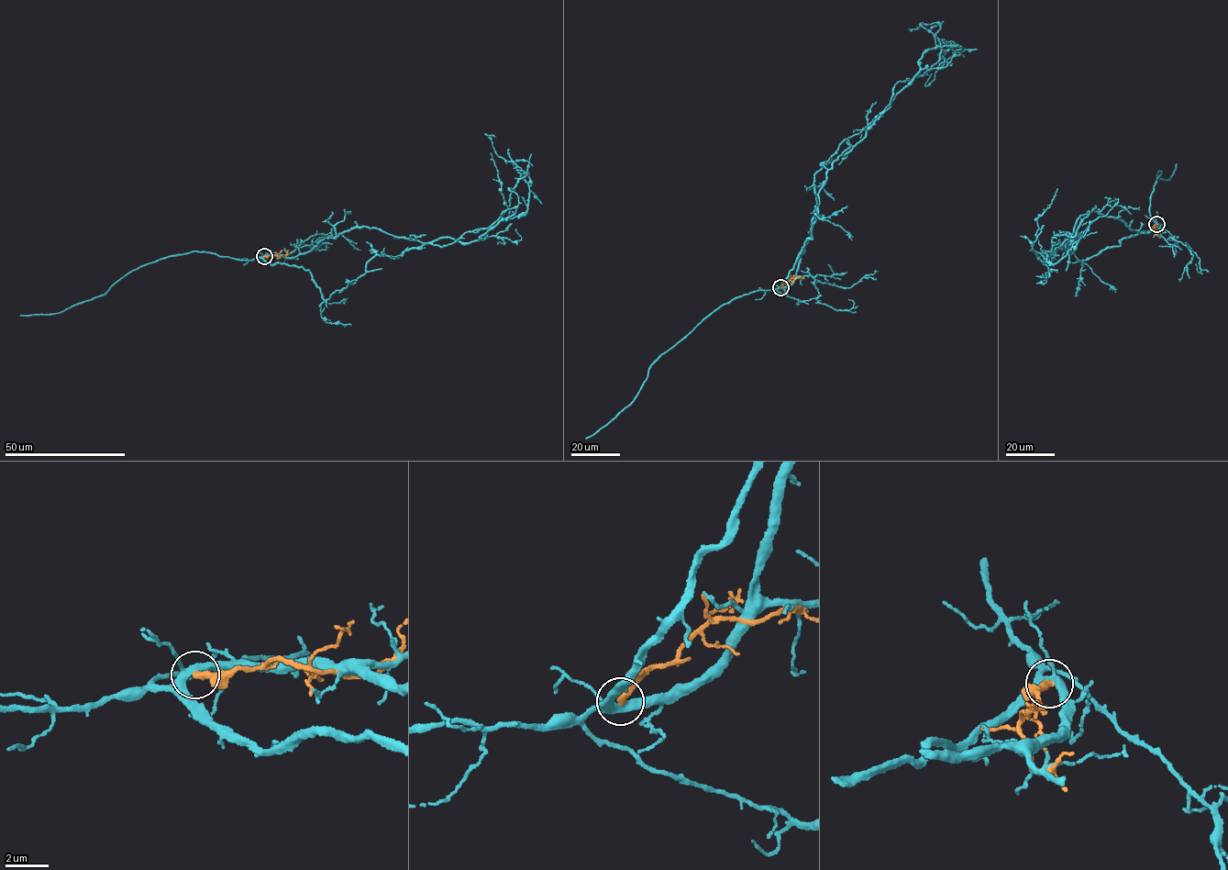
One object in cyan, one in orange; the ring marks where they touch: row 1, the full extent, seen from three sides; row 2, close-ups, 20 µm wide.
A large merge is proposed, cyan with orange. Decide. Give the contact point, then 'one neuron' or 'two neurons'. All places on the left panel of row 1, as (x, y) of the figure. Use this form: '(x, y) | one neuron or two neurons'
(264, 256) | two neurons

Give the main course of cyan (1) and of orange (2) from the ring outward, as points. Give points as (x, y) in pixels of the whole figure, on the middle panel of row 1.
1: (780, 287), (791, 284), (811, 236), (815, 173), (888, 109), (923, 53), (962, 47), (925, 86), (932, 73)
2: (780, 287), (791, 279), (802, 277)

